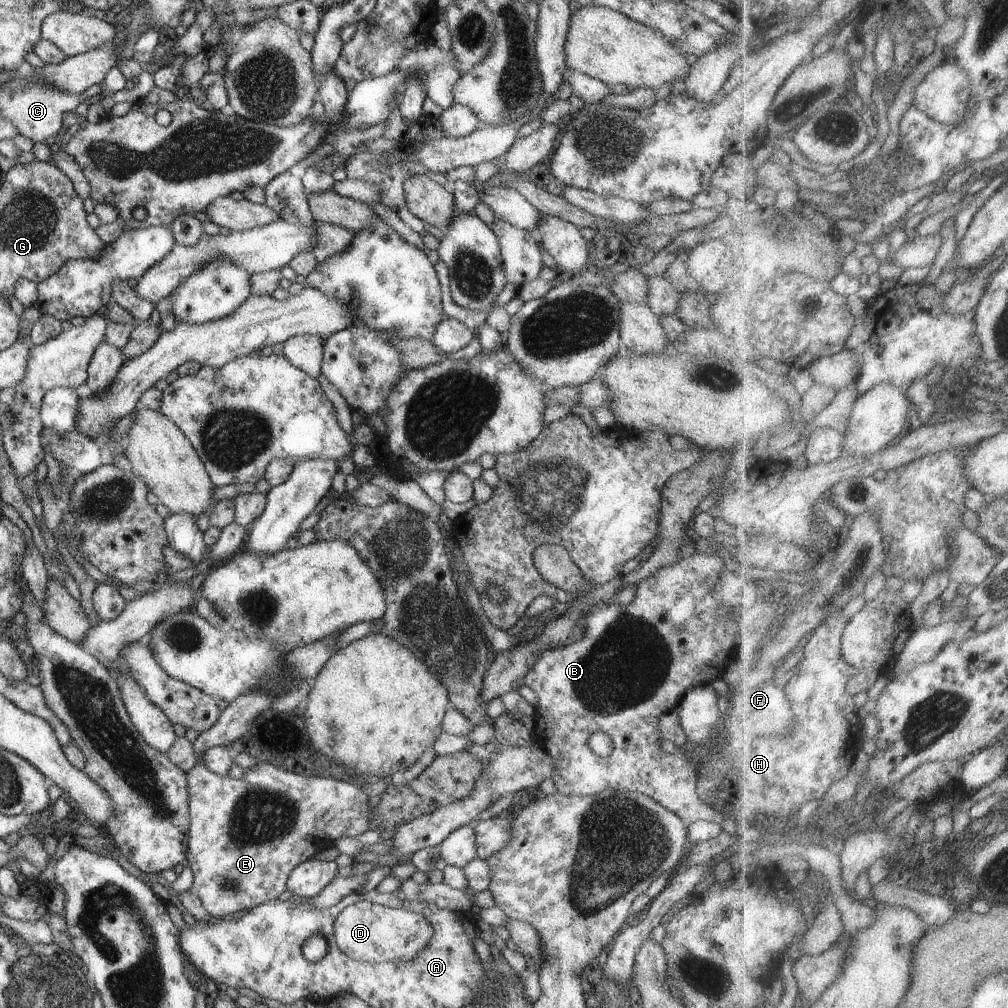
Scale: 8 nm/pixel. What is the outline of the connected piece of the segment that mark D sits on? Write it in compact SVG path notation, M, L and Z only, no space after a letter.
M370 901L348 905L332 922L338 948L350 958L366 963L406 963L412 961L433 937L427 918L419 912L393 909Z

